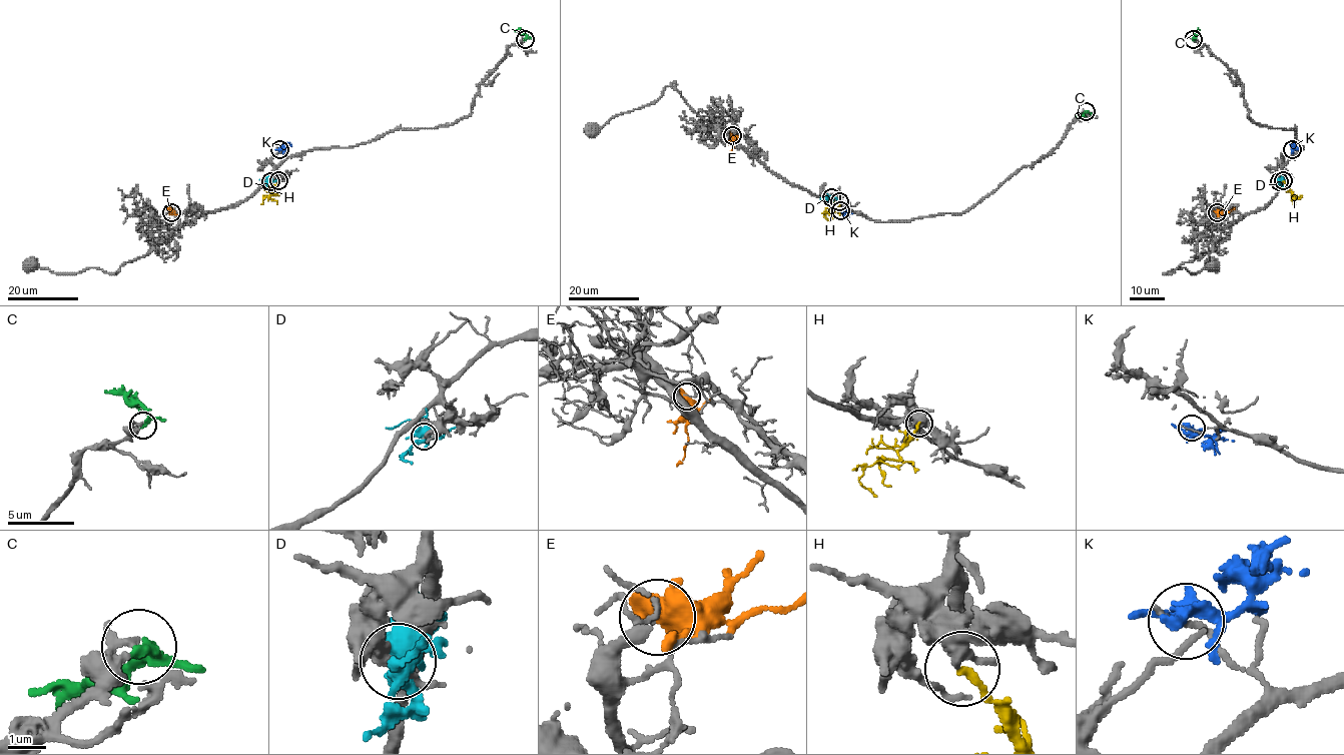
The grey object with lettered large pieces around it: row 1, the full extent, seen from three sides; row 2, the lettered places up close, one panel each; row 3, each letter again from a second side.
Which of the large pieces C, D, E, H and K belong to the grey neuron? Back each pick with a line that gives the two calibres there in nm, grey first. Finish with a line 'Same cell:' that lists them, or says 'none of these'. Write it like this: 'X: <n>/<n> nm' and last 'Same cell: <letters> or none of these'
C: 220/240 nm
Same cell: C

